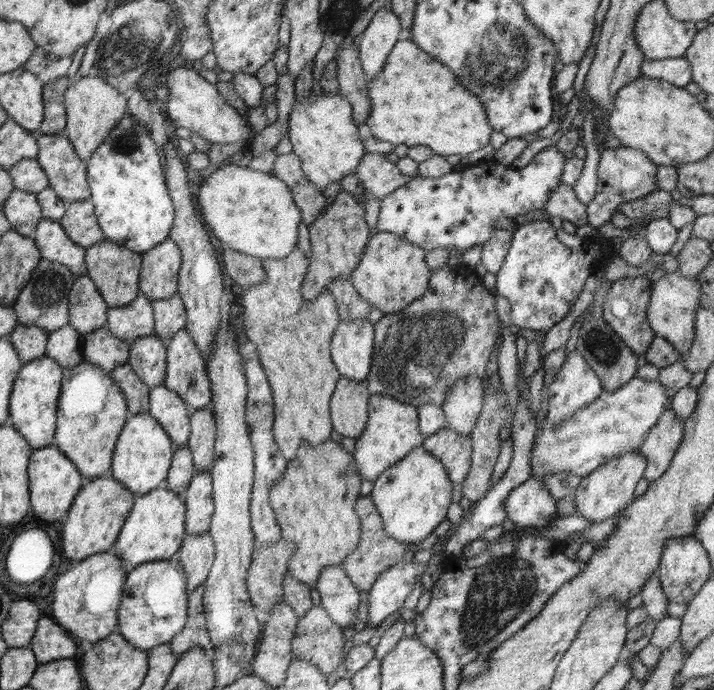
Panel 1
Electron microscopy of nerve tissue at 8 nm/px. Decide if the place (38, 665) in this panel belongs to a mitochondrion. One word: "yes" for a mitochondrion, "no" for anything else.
no

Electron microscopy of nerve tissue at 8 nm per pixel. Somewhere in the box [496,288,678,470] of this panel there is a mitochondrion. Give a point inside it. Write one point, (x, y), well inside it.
(606, 351)

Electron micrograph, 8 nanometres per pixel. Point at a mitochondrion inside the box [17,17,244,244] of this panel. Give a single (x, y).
(132, 47)

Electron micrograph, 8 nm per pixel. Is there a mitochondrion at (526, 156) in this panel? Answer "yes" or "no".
no

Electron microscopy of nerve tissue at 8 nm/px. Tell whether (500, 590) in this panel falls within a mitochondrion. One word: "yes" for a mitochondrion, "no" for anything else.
yes

